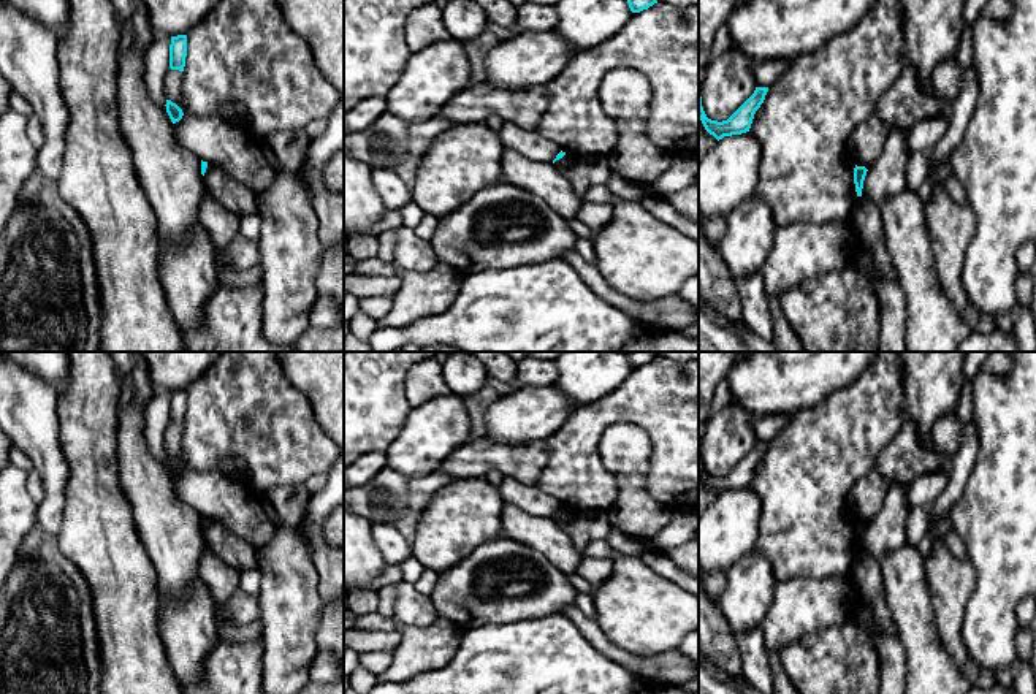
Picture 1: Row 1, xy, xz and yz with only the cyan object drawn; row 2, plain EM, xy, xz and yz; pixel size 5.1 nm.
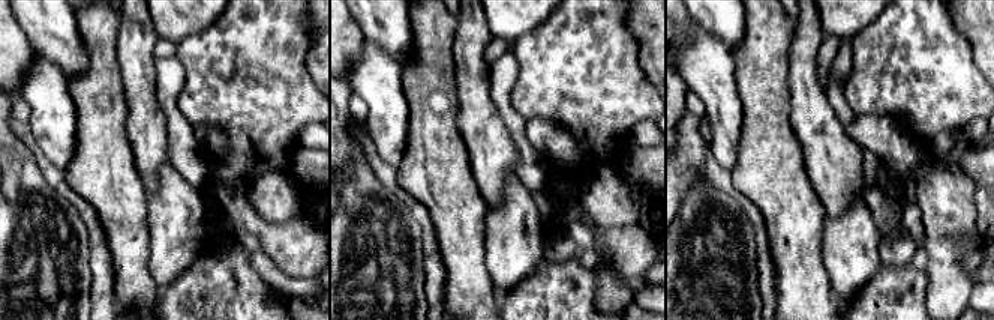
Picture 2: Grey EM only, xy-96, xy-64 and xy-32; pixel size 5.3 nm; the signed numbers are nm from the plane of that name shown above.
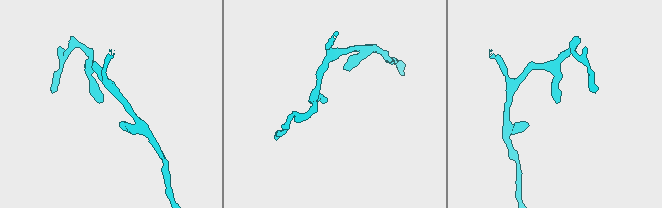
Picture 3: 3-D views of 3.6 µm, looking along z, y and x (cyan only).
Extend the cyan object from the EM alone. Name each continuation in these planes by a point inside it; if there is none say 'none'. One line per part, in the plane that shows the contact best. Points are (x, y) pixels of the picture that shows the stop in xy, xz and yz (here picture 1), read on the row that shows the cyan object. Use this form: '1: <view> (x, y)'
none

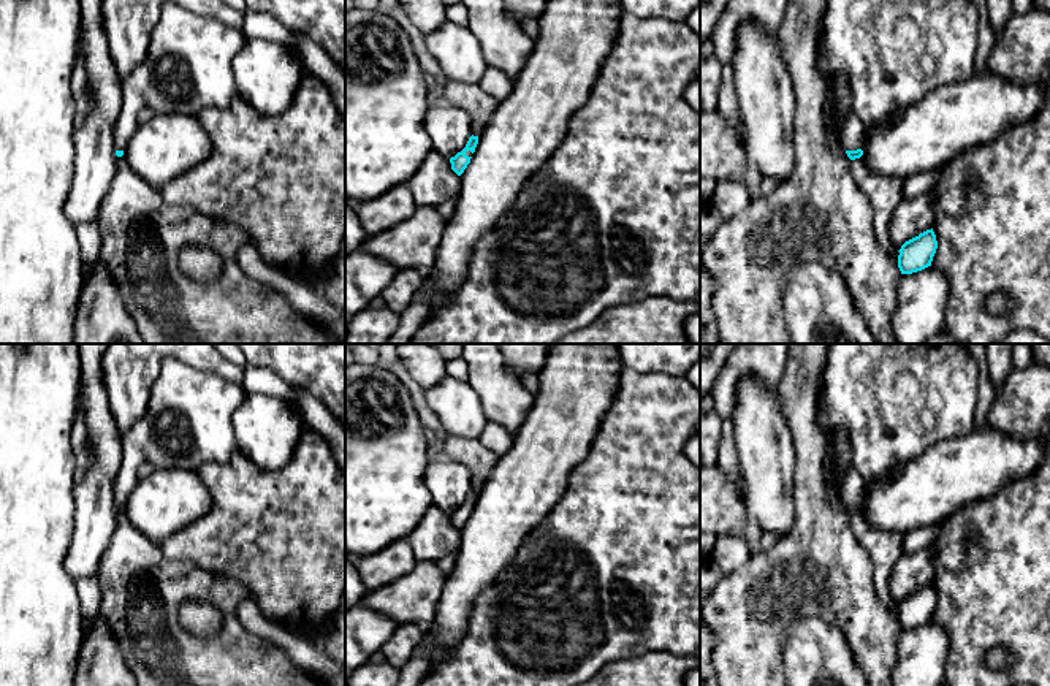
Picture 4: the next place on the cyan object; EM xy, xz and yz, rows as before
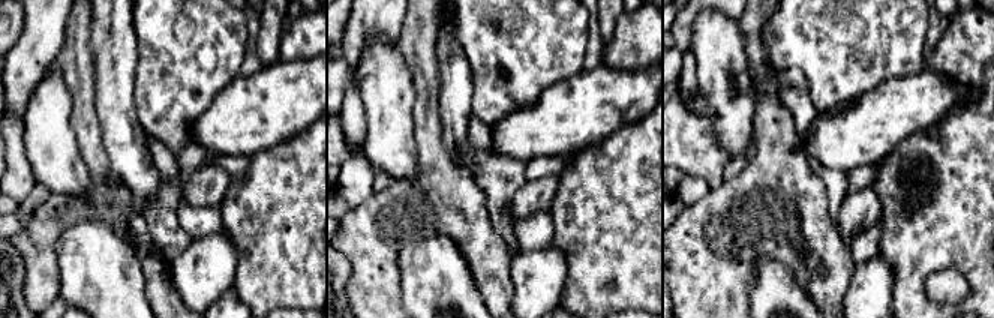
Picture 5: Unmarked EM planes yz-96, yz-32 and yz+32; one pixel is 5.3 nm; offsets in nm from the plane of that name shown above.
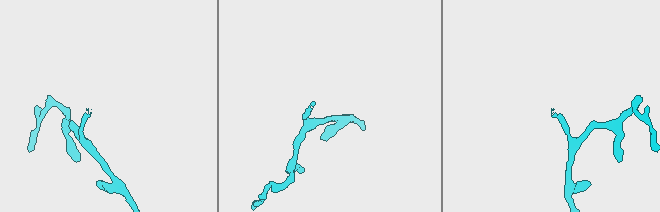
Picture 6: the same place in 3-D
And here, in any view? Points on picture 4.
1: yz (854, 135)

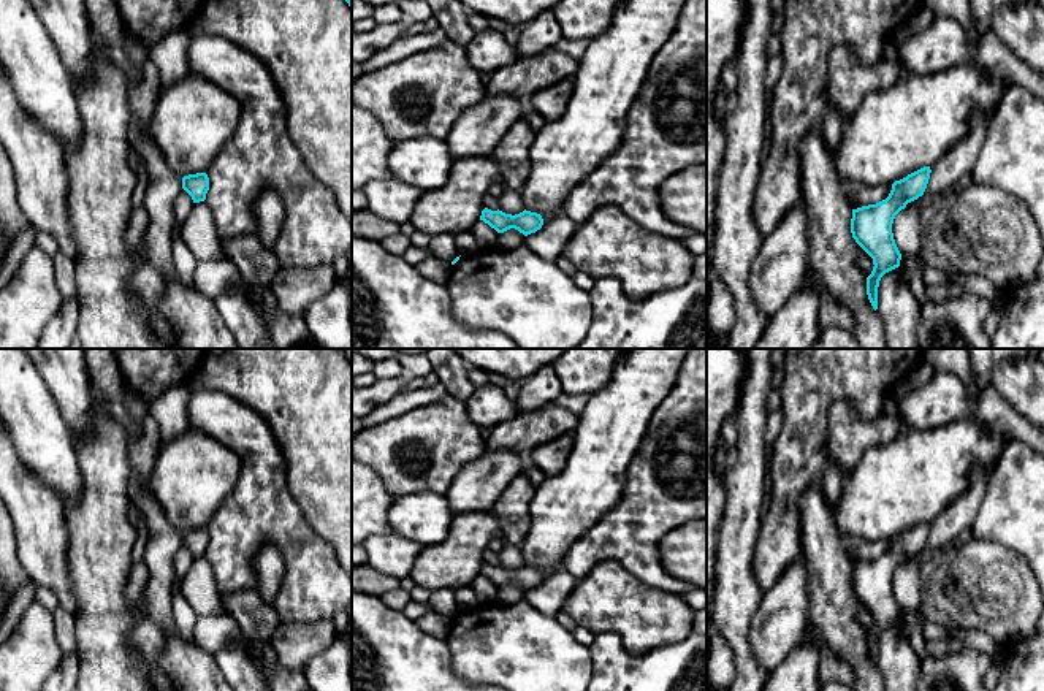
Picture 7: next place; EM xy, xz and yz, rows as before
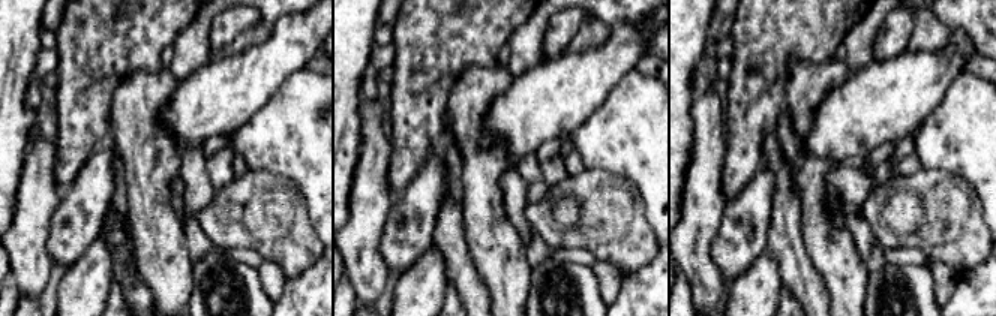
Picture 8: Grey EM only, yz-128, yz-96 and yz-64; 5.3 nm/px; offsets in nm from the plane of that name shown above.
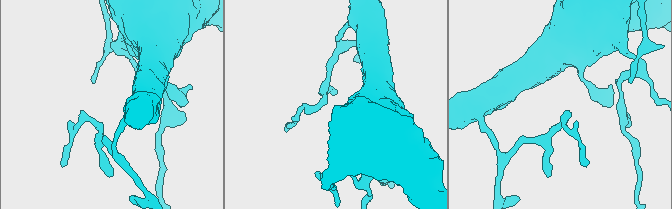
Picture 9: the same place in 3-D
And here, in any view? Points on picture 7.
none

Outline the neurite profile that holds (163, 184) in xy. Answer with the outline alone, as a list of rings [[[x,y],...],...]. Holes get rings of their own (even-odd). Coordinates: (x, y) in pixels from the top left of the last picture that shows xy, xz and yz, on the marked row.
[[[131,119],[128,139],[133,154],[146,165],[147,184],[144,206],[151,216],[146,231],[151,265],[166,276],[176,274],[173,265],[171,239],[174,230],[174,200],[182,190],[182,178],[176,174],[163,160],[162,151],[143,132],[138,119]]]

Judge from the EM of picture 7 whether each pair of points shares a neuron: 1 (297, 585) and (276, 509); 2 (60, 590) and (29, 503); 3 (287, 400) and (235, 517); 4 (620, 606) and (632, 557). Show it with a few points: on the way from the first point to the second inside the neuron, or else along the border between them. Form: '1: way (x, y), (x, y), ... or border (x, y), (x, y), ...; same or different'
1: way (297, 566), (297, 541), (285, 528); same
2: way (48, 568), (40, 525); same
3: border (247, 404), (266, 422), (281, 449), (285, 468); different
4: border (591, 571), (618, 561), (661, 591); different

